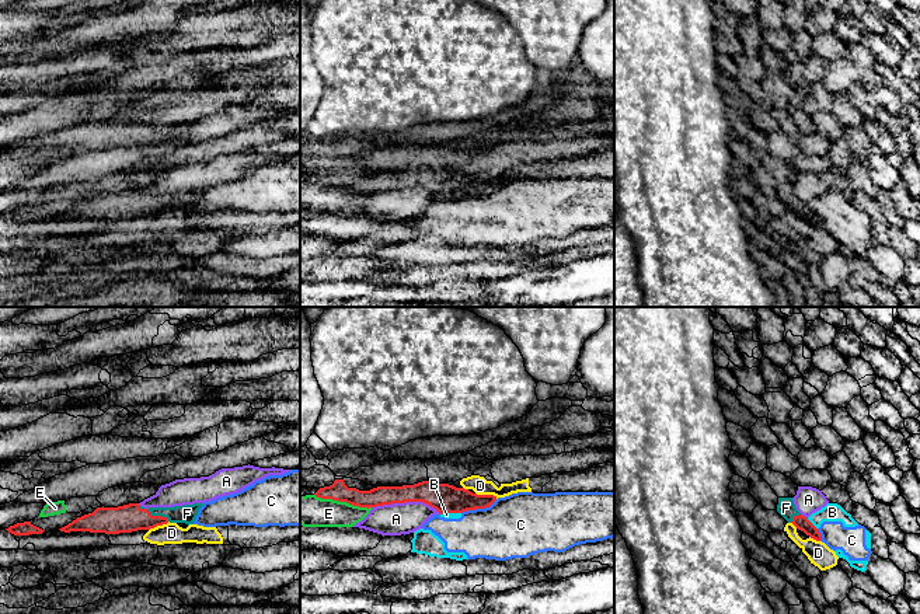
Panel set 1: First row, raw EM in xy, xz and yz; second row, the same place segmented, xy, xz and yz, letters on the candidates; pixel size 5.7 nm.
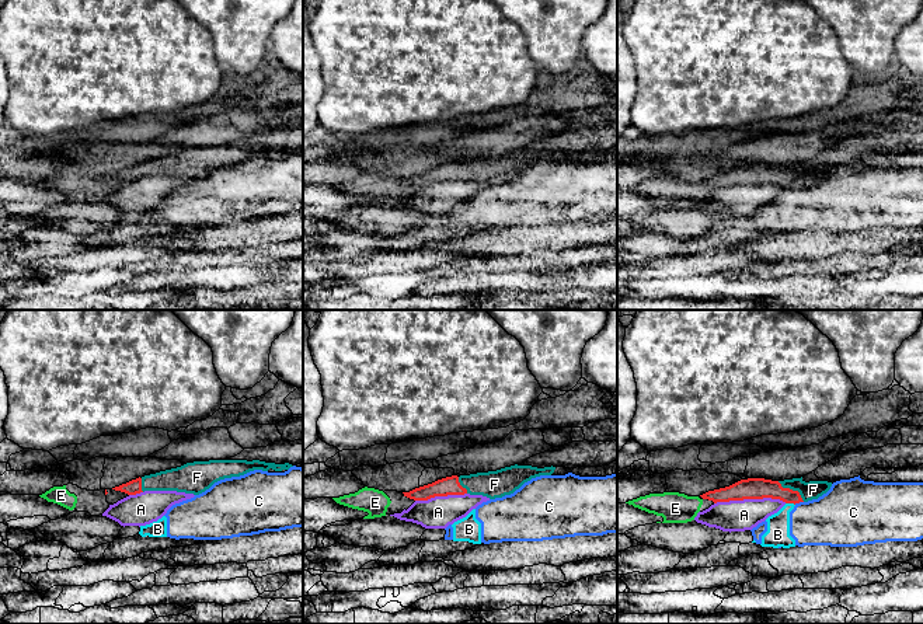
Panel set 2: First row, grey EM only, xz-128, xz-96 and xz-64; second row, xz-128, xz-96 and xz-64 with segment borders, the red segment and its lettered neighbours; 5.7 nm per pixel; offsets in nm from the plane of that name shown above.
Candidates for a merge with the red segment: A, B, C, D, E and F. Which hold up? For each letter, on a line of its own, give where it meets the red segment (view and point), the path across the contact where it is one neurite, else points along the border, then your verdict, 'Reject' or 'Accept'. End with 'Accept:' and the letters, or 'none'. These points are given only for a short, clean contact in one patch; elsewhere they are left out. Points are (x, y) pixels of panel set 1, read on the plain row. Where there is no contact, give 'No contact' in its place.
A: Touches red at xz (407, 187). Reject
B: Touches red at yz (811, 209). Boundary: yz (807, 203), (816, 215). Reject
C: Touches red at xz (478, 194). Boundary: xz (495, 184), (488, 192), (467, 195), (462, 199). Reject
D: Touches red at xz (487, 181). Boundary: xz (476, 178), (497, 184). Reject
E: Touches red at xz (342, 187). Boundary: xz (314, 180), (321, 184), (370, 194). Reject
F: Touches red at xy (157, 202). Path across: xy (129, 203), (157, 202), (187, 199). Accept
Accept: F

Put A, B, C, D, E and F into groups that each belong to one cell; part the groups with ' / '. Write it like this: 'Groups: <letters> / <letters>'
Groups: A / B C / D / E / F

